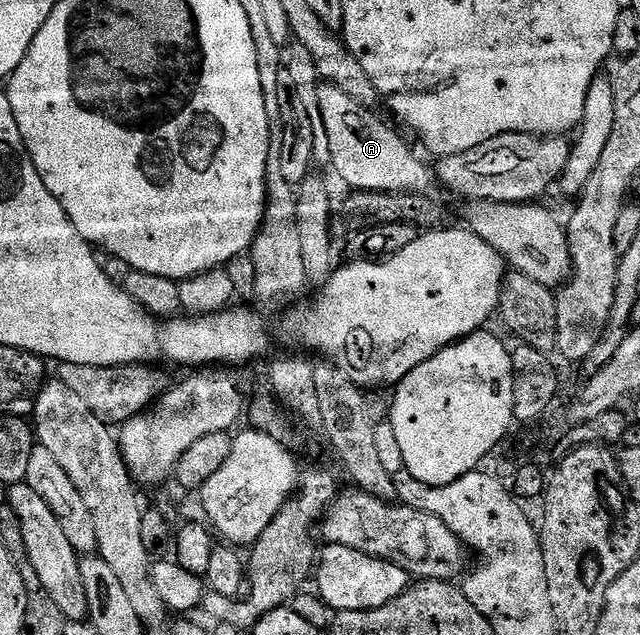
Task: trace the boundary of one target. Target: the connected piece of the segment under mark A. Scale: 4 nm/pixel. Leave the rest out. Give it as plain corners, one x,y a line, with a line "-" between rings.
322,83
319,87
319,108
320,113
323,114
323,124
327,130
327,142
331,142
331,168
332,171
337,171
337,176
345,184
350,184
348,187
353,190
360,190
362,192
420,192
422,194
428,193
429,187
434,187
435,184
435,172
432,167
429,168
412,152
411,149
405,145
405,140
396,132
393,128
388,128
379,117
373,113
372,107
355,102
355,98
351,98
351,94
345,94
343,90
339,90
333,84

